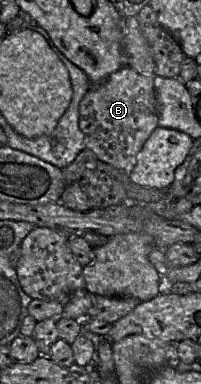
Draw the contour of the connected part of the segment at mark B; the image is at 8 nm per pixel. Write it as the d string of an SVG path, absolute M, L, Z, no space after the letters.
M124 66L118 71L110 74L106 79L99 83L91 84L87 94L84 96L79 107L79 127L84 134L84 142L86 148L90 149L97 158L105 163L108 163L118 169L124 170L128 175L133 168L138 152L142 149L144 143L150 137L151 133L159 126L158 125L158 104L154 85L155 76L147 76L136 72L134 69Z

